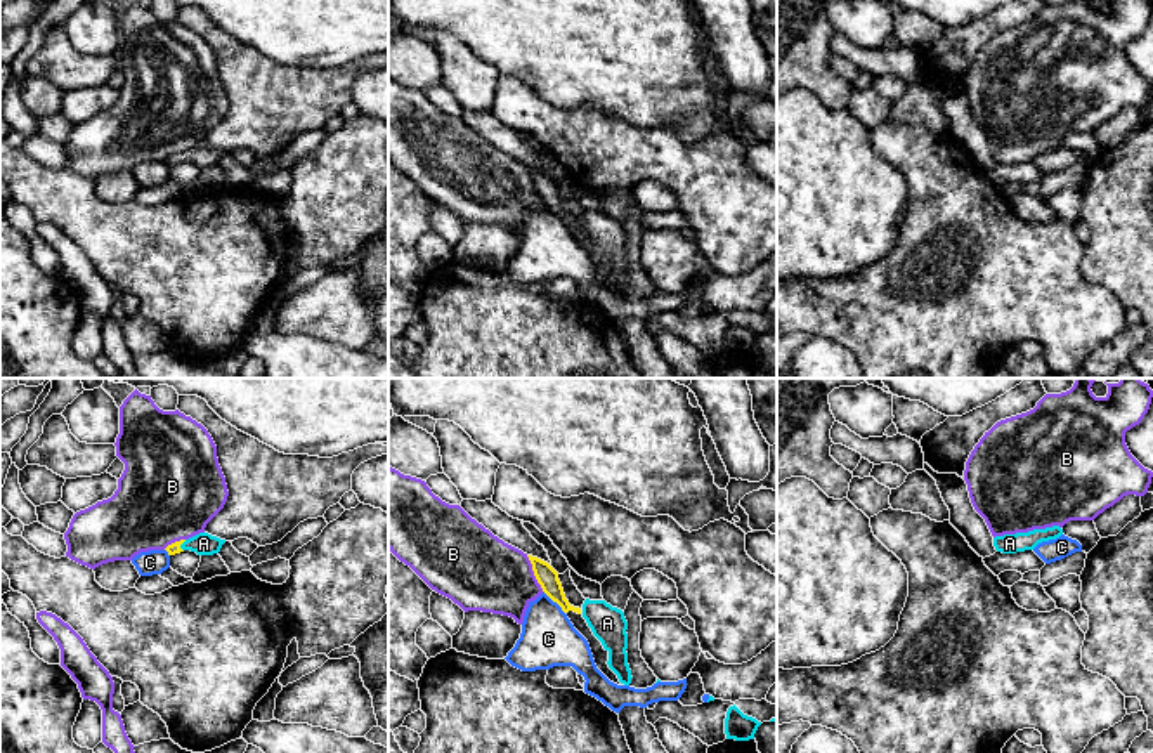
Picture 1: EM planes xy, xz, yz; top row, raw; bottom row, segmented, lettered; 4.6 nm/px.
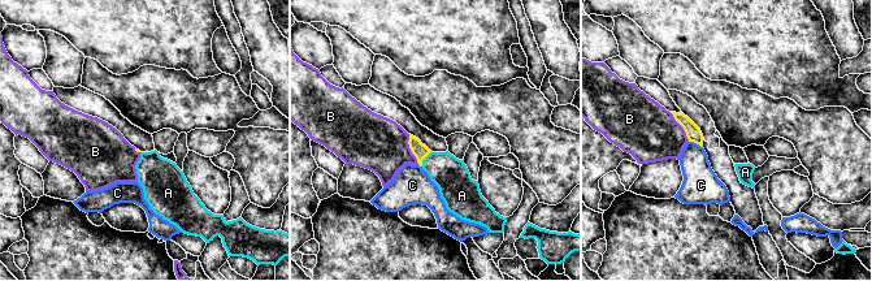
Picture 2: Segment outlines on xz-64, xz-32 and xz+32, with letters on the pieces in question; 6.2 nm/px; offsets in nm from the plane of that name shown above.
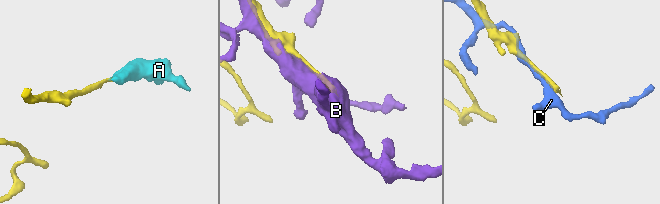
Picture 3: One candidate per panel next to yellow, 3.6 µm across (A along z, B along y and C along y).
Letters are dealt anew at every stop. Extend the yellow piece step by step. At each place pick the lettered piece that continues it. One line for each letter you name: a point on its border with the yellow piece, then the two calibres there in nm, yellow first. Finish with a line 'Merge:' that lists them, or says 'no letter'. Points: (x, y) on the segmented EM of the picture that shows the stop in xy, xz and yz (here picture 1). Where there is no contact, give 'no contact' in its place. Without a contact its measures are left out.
A: xy (181, 543) | 50/110 nm
Merge: A

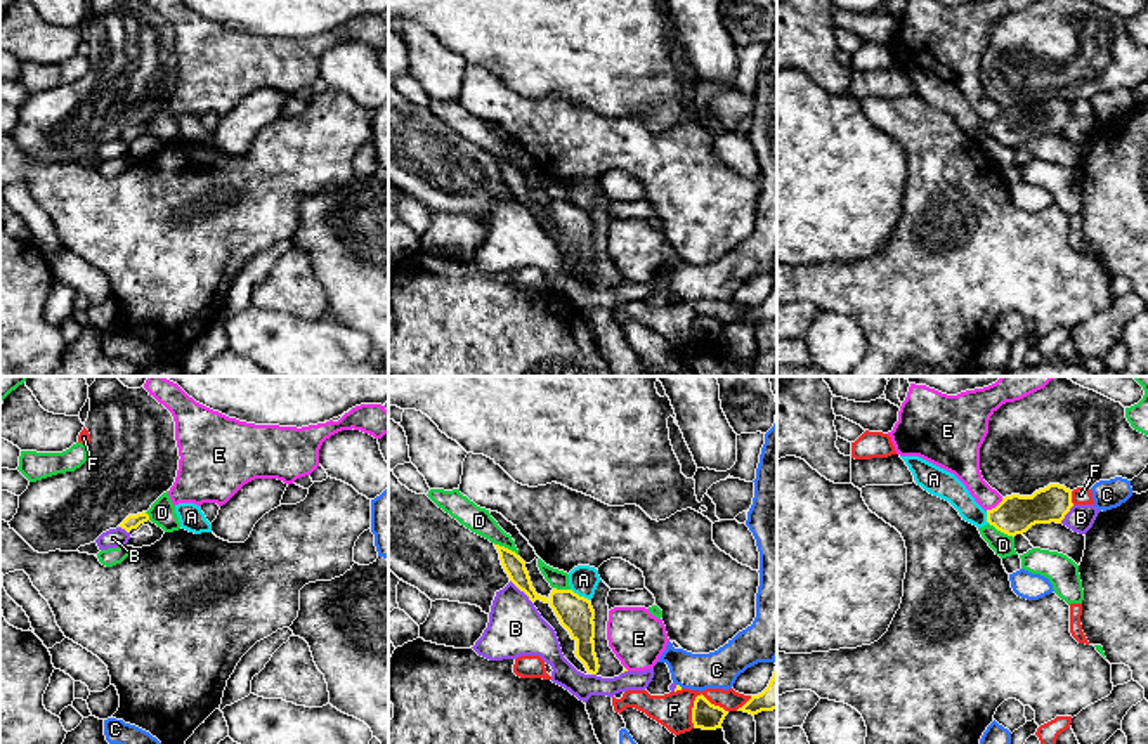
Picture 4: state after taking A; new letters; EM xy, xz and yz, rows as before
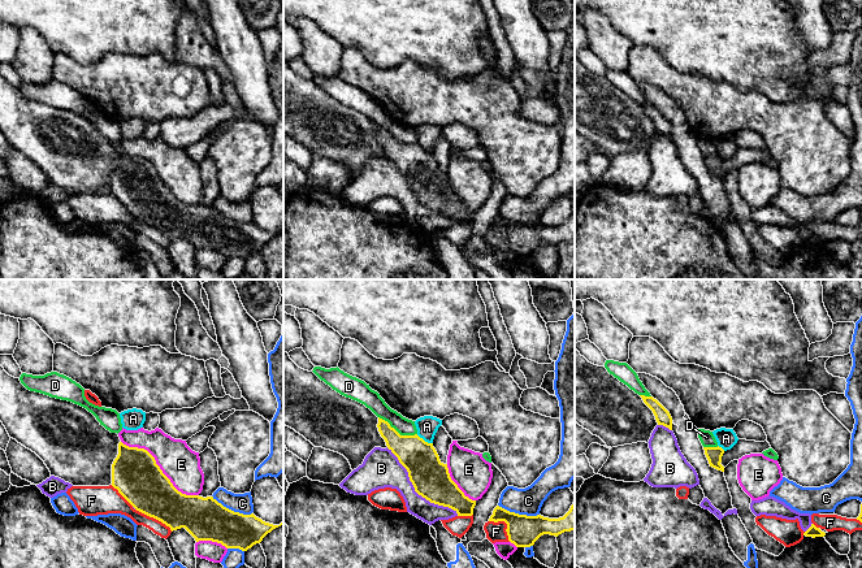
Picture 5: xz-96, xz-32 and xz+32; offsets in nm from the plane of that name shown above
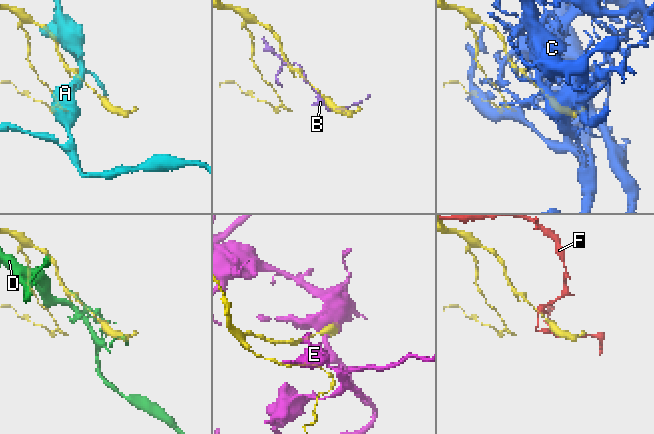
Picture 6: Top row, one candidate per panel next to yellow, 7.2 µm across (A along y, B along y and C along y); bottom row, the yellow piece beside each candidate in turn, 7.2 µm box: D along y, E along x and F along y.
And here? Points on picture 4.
Merge: no letter

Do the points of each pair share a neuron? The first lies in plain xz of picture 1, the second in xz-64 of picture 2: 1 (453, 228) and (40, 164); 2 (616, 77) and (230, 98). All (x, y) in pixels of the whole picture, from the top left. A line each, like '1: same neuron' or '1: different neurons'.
1: same neuron
2: different neurons

